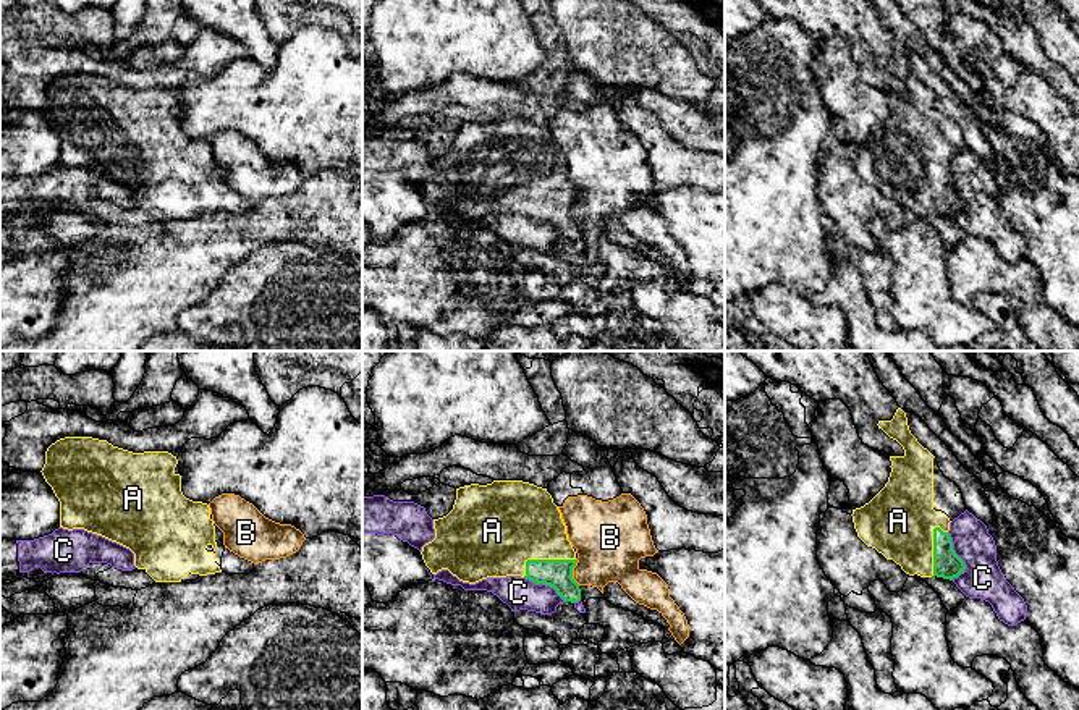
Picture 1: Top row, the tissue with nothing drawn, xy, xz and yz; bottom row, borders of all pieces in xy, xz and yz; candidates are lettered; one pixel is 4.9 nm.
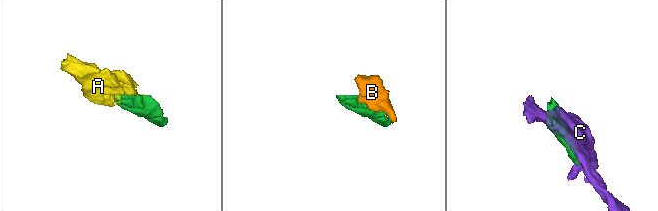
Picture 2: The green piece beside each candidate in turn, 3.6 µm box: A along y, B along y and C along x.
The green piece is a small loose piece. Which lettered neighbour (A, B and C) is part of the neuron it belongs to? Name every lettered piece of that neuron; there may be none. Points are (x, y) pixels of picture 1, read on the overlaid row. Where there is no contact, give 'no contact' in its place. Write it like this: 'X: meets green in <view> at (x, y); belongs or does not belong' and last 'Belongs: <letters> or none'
A: meets green in xz at (542, 560); belongs
B: meets green in xz at (571, 571); does not belong
C: meets green in yz at (958, 557); does not belong
Belongs: A

